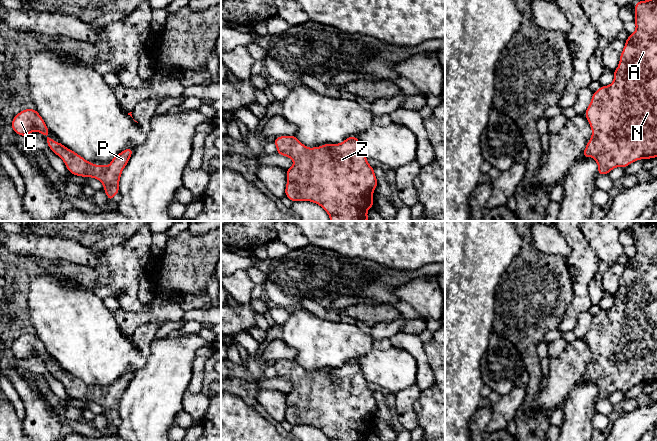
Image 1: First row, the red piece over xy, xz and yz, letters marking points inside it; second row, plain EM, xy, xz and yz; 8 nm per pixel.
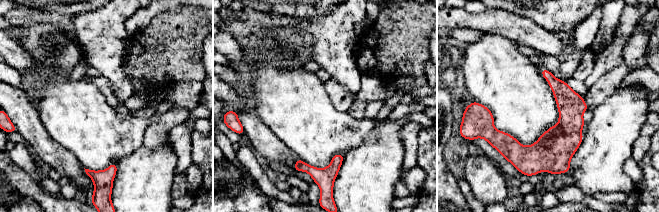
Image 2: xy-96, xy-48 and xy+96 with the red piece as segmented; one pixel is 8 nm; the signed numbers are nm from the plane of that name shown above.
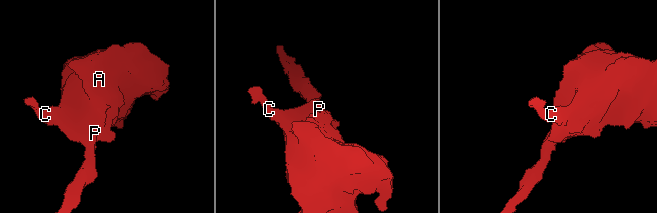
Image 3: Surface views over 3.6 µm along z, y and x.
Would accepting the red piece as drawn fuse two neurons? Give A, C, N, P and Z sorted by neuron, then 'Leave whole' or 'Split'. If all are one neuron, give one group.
Groups: A C N P Z. Leave whole

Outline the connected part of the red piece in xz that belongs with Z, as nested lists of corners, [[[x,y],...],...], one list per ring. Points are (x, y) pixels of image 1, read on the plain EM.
[[[294,359],[276,361],[274,368],[277,378],[291,382],[294,389],[286,394],[287,409],[285,420],[292,426],[311,425],[320,429],[330,441],[368,441],[367,435],[374,431],[373,416],[378,410],[374,392],[367,387],[367,381],[355,360],[349,360],[339,368],[324,368],[320,371],[308,372]]]

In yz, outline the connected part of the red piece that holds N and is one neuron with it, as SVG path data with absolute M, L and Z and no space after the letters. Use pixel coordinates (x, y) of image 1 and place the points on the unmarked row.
M657 221L646 225L637 225L635 228L635 244L636 254L630 258L625 265L624 273L620 279L620 285L617 293L613 295L614 305L609 310L601 310L592 318L592 324L588 330L585 340L592 353L592 361L588 365L585 374L582 377L583 381L593 381L598 388L598 398L609 398L615 391L626 392L632 386L640 383L650 383L657 381Z

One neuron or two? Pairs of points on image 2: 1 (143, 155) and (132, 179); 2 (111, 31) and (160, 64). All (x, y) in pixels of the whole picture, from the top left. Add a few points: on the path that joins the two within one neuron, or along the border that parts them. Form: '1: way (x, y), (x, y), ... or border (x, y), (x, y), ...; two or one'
1: way (143, 161), (143, 168), (138, 173); one
2: border (132, 36), (123, 65); two

